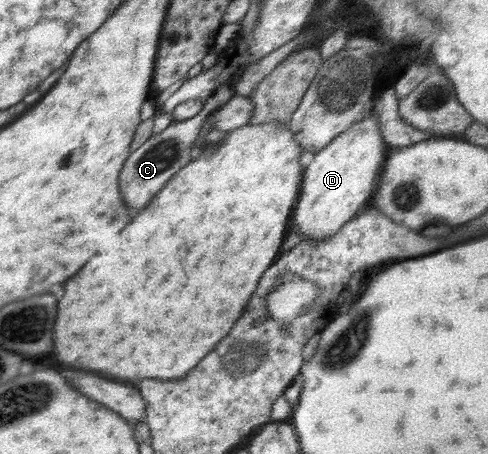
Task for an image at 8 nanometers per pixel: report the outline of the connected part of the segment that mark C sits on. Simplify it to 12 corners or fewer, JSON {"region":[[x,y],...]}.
{"region":[[224,84],[195,117],[173,120],[137,147],[120,174],[136,214],[199,157],[209,114],[234,96]]}

